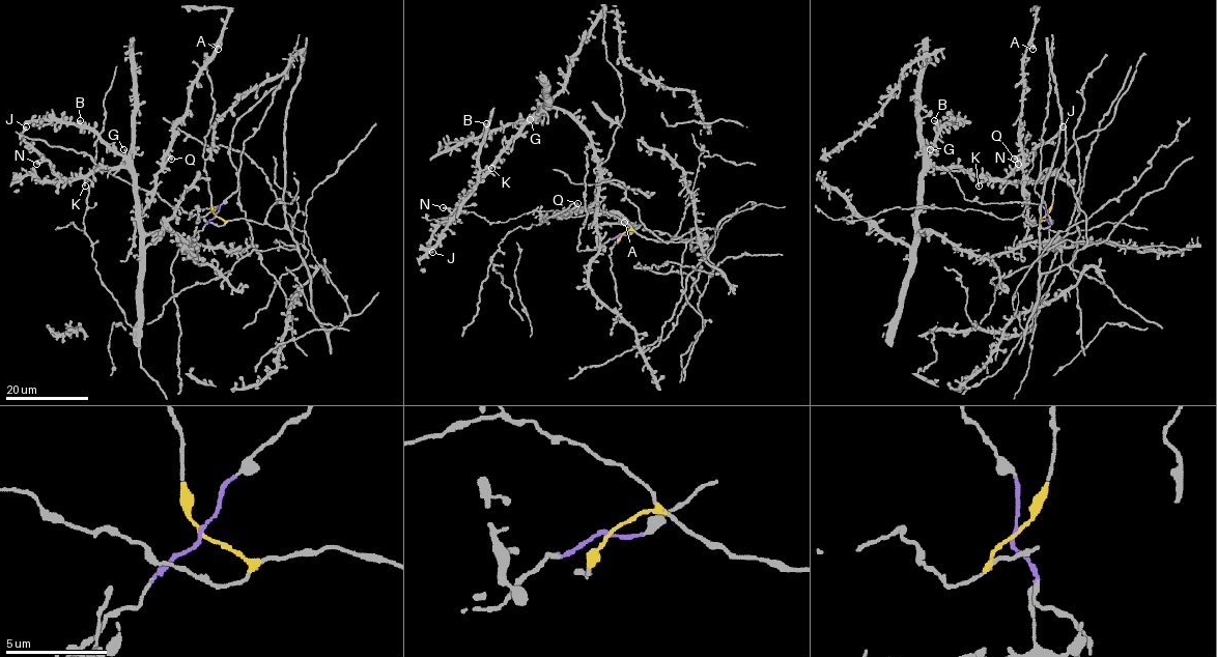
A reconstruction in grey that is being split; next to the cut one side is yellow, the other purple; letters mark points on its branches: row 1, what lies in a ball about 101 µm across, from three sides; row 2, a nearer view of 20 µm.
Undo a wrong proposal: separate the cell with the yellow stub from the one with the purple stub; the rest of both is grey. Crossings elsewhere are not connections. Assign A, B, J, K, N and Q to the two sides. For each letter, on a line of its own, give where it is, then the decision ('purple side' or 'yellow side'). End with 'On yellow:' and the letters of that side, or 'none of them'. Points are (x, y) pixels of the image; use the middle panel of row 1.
A: at (624, 222); yellow side
B: at (486, 123); purple side
J: at (432, 252); purple side
K: at (491, 168); purple side
N: at (443, 207); purple side
Q: at (577, 203); yellow side
On yellow: A, Q

